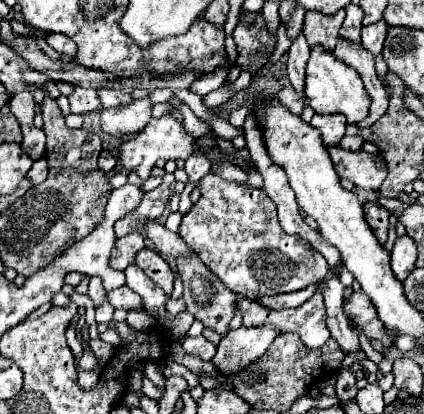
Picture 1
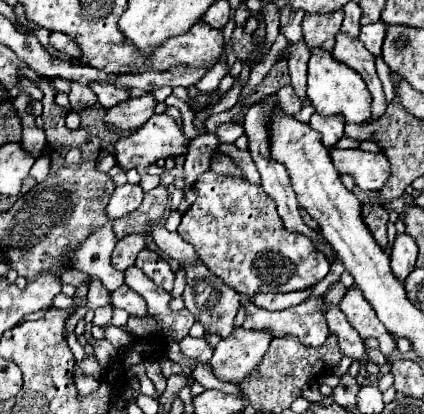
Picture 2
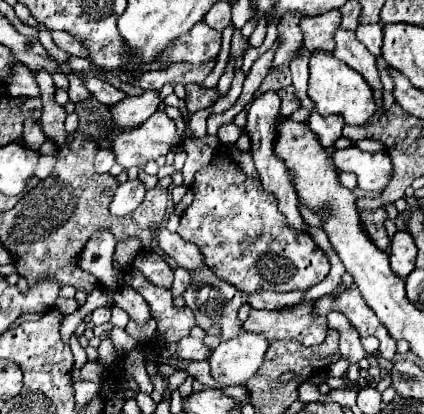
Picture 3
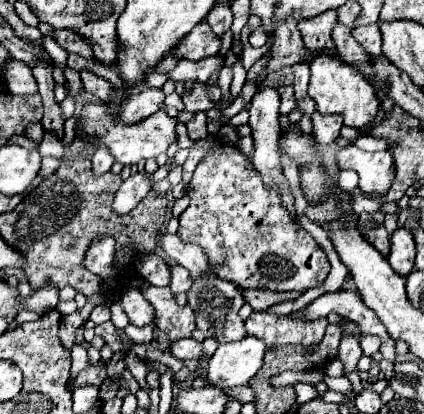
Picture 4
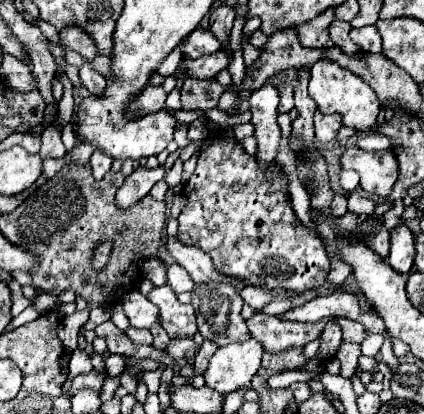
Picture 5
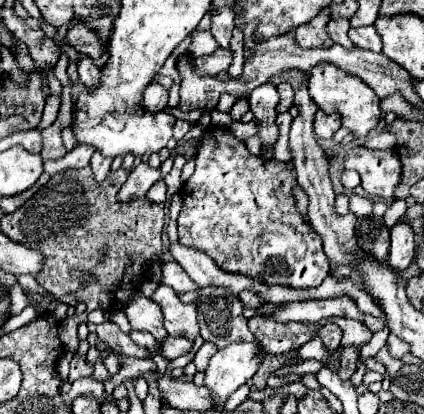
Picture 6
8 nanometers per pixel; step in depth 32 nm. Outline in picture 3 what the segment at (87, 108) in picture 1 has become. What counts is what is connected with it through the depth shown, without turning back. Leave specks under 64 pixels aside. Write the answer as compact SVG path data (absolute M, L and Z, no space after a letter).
M68 74L67 78L69 81L68 96L70 96L72 104L78 104L82 100L92 98L92 94L84 88L82 80L76 74Z

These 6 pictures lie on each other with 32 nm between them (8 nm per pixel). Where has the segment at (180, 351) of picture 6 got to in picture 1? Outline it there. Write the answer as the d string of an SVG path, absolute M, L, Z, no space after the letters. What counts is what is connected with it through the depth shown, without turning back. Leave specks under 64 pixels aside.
M196 336L196 338L186 338L182 342L182 348L186 354L198 356L202 360L212 360L212 356L216 354L216 344L212 344L210 340L206 340L204 336Z

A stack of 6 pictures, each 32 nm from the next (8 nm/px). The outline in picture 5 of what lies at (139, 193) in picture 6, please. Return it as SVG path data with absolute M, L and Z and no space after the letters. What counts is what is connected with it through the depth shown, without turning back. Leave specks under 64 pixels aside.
M146 166L136 168L124 180L124 184L118 188L118 192L116 192L116 206L122 208L122 210L128 210L132 204L140 202L150 192L150 188L158 180L162 180L164 176L166 176L166 170L162 166L156 168L156 170L148 170Z

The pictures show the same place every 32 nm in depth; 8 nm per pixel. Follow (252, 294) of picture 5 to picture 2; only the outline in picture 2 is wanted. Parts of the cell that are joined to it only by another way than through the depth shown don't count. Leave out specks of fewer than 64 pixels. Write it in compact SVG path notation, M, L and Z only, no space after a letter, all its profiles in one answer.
M308 288L304 292L288 292L288 294L256 294L252 298L252 302L266 310L284 310L284 308L298 306L300 302L310 298L310 292L312 292L312 288Z

